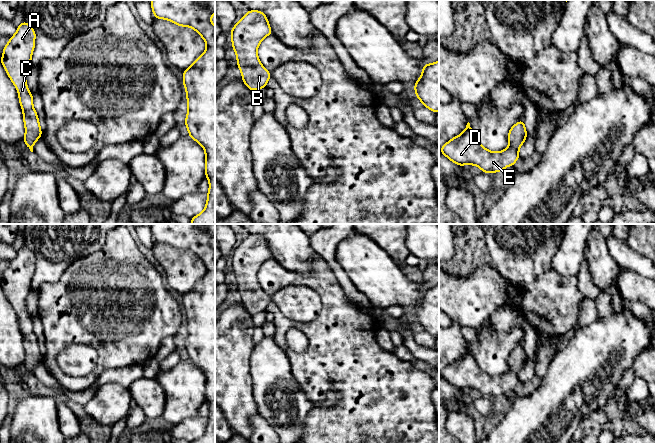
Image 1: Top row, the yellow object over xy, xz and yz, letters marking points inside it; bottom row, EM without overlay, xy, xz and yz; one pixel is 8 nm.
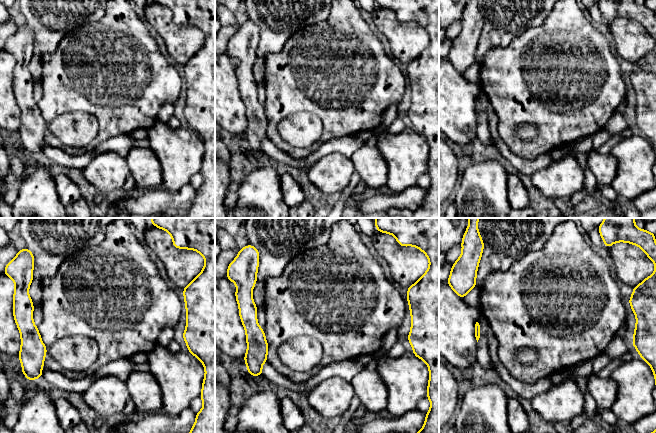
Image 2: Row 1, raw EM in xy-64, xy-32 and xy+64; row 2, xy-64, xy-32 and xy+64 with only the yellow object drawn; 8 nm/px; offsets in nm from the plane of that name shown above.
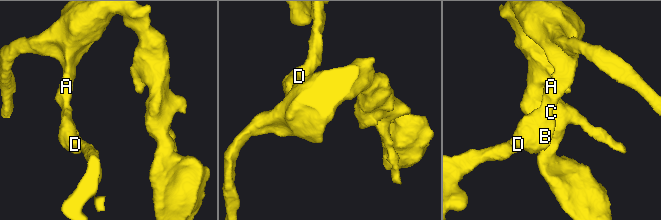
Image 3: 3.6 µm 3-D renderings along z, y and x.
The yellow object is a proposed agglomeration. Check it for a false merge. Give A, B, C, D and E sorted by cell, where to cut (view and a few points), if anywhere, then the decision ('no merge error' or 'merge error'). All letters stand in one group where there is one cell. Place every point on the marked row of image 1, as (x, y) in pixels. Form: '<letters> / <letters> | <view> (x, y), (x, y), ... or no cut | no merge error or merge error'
A B C D E | no cut | no merge error

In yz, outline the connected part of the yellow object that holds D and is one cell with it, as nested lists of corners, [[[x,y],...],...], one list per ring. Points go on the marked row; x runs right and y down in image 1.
[[[523,119],[509,130],[509,146],[502,151],[492,152],[480,144],[468,122],[466,129],[445,143],[439,151],[459,166],[469,164],[478,166],[483,173],[497,173],[504,171],[507,166],[514,166],[520,159],[519,148],[526,137],[527,131]]]

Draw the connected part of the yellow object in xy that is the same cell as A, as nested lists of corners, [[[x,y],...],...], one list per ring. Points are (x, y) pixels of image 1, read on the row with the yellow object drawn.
[[[24,20],[5,45],[0,60],[17,89],[25,125],[23,142],[31,152],[35,142],[42,137],[38,115],[33,107],[33,96],[26,83],[26,73],[32,66],[31,57],[35,48],[35,37],[35,30]]]

